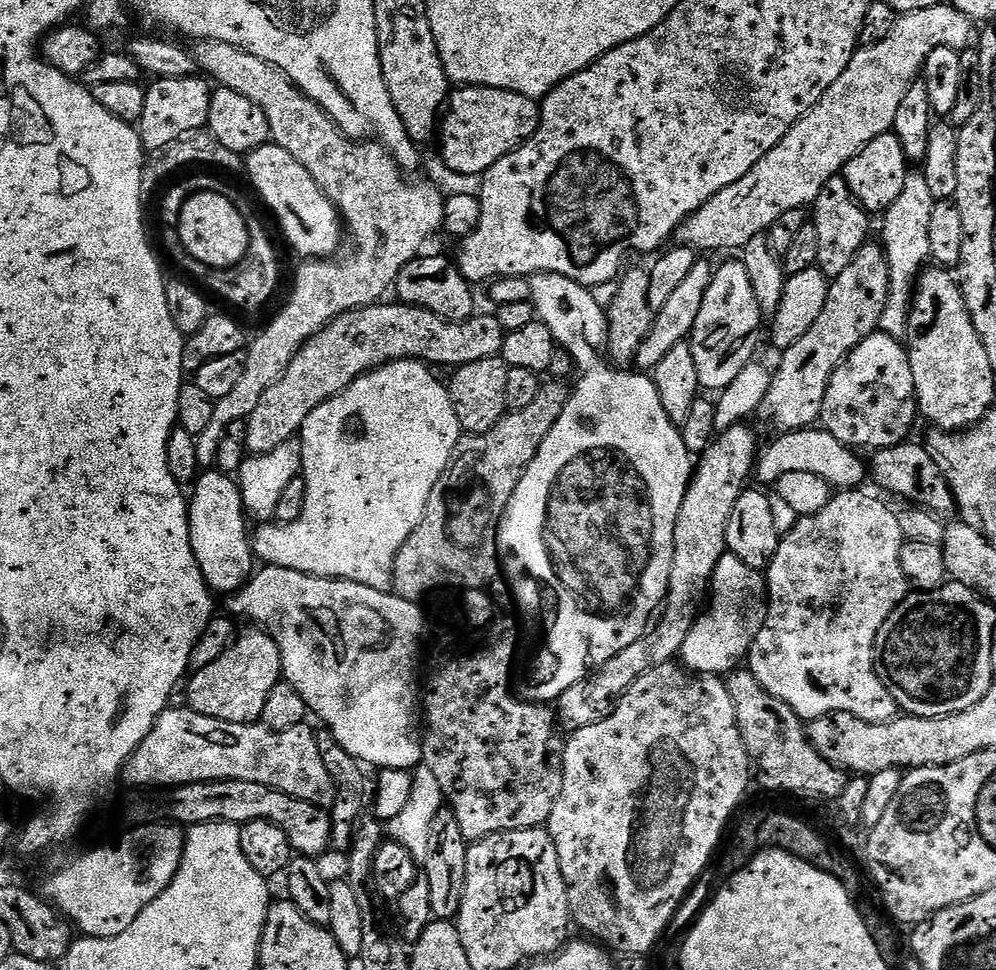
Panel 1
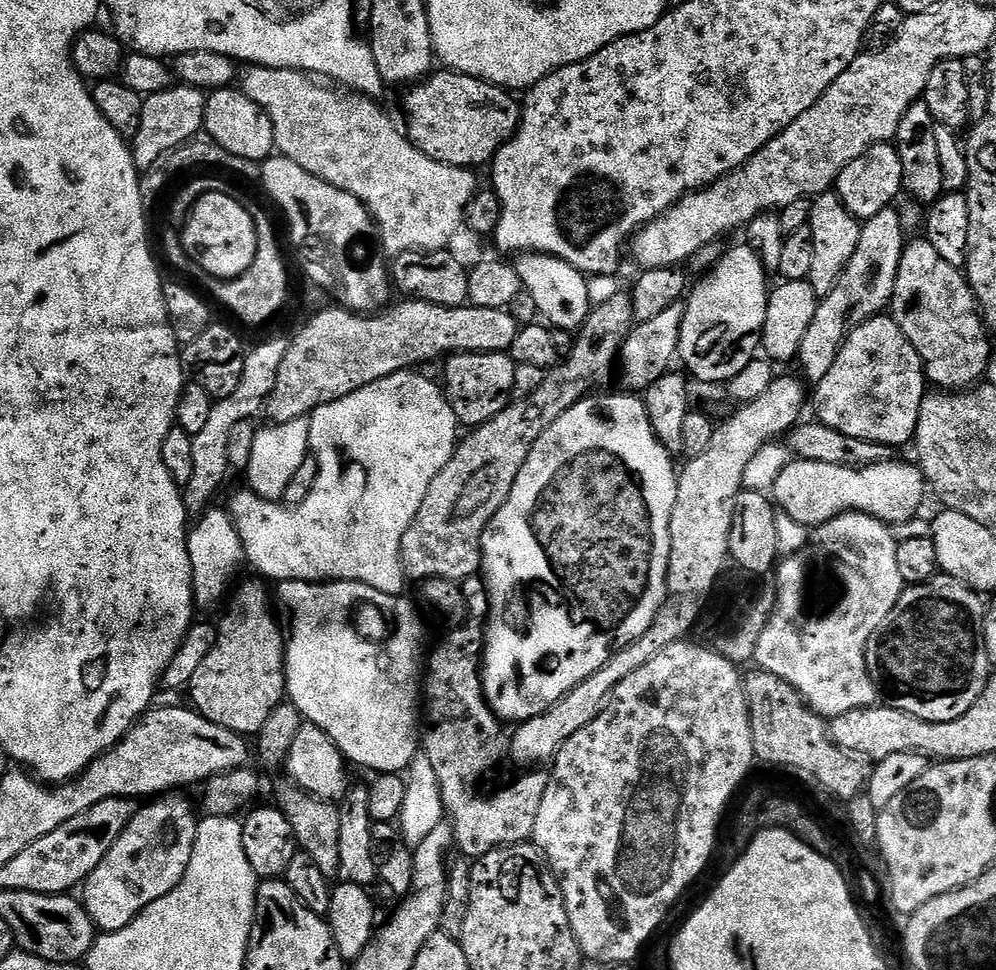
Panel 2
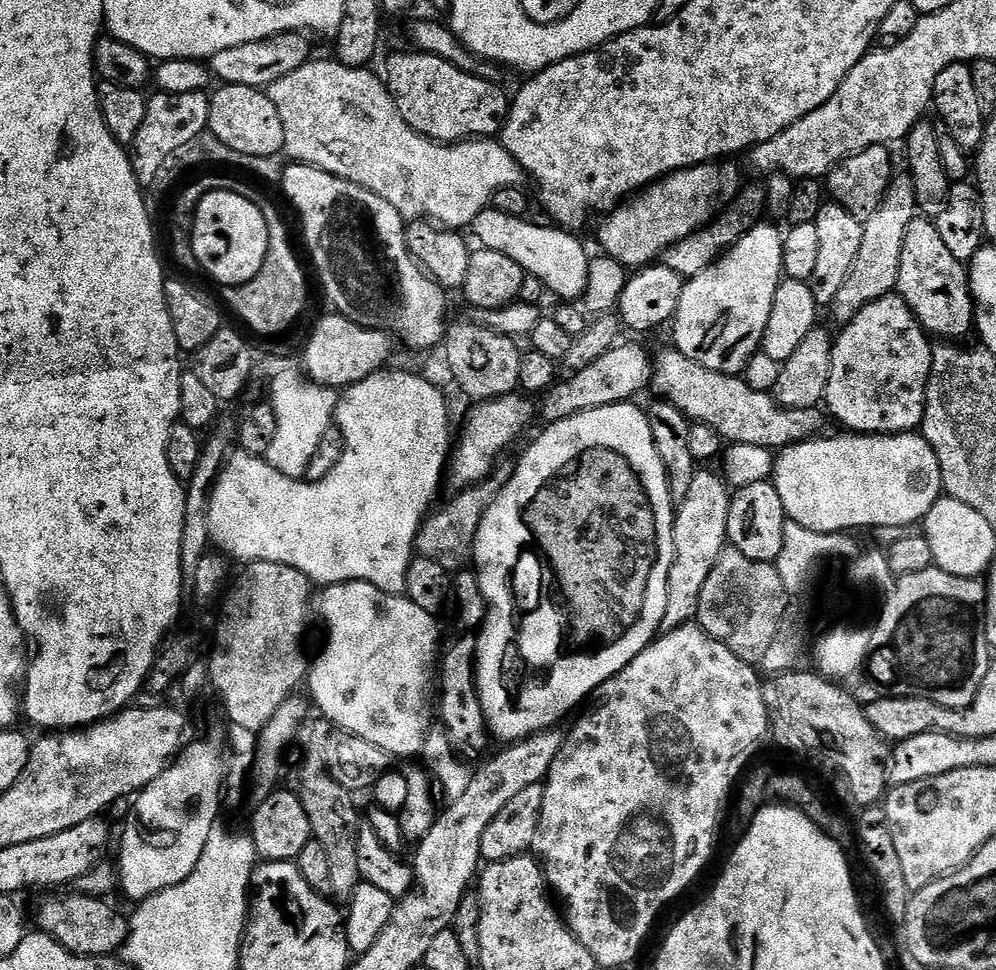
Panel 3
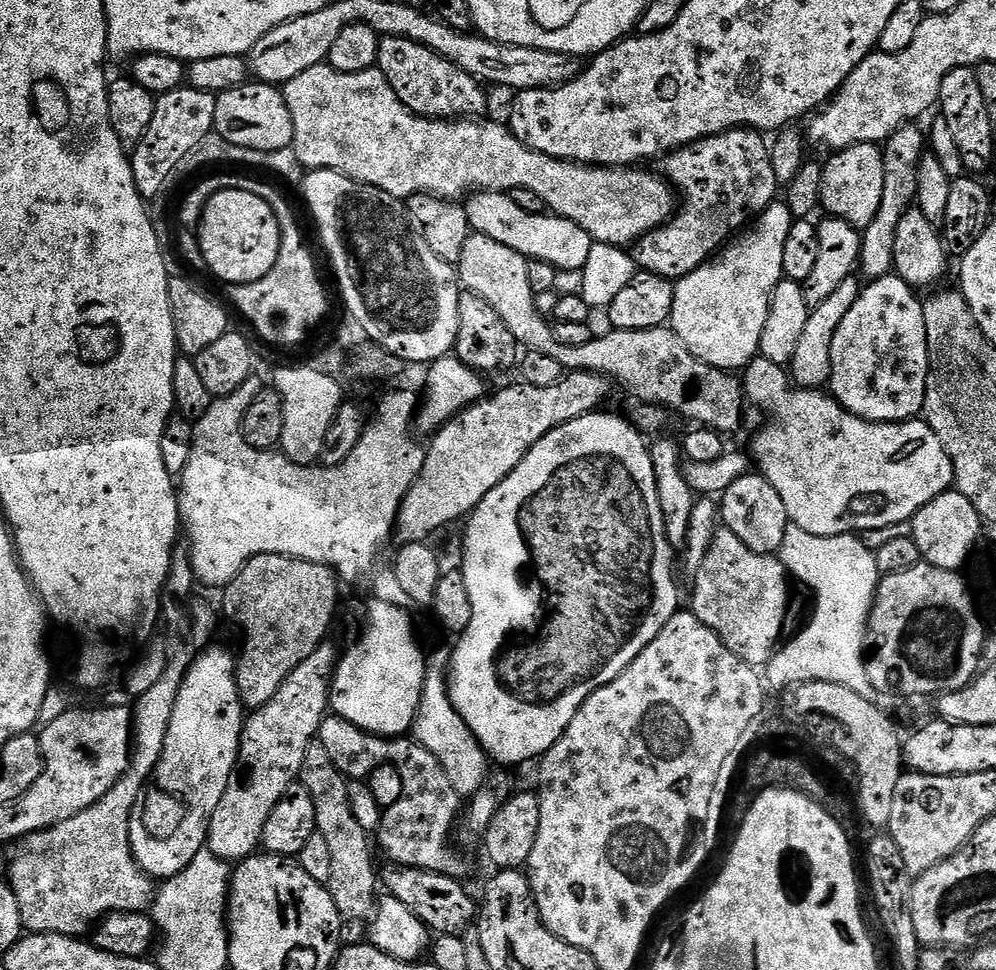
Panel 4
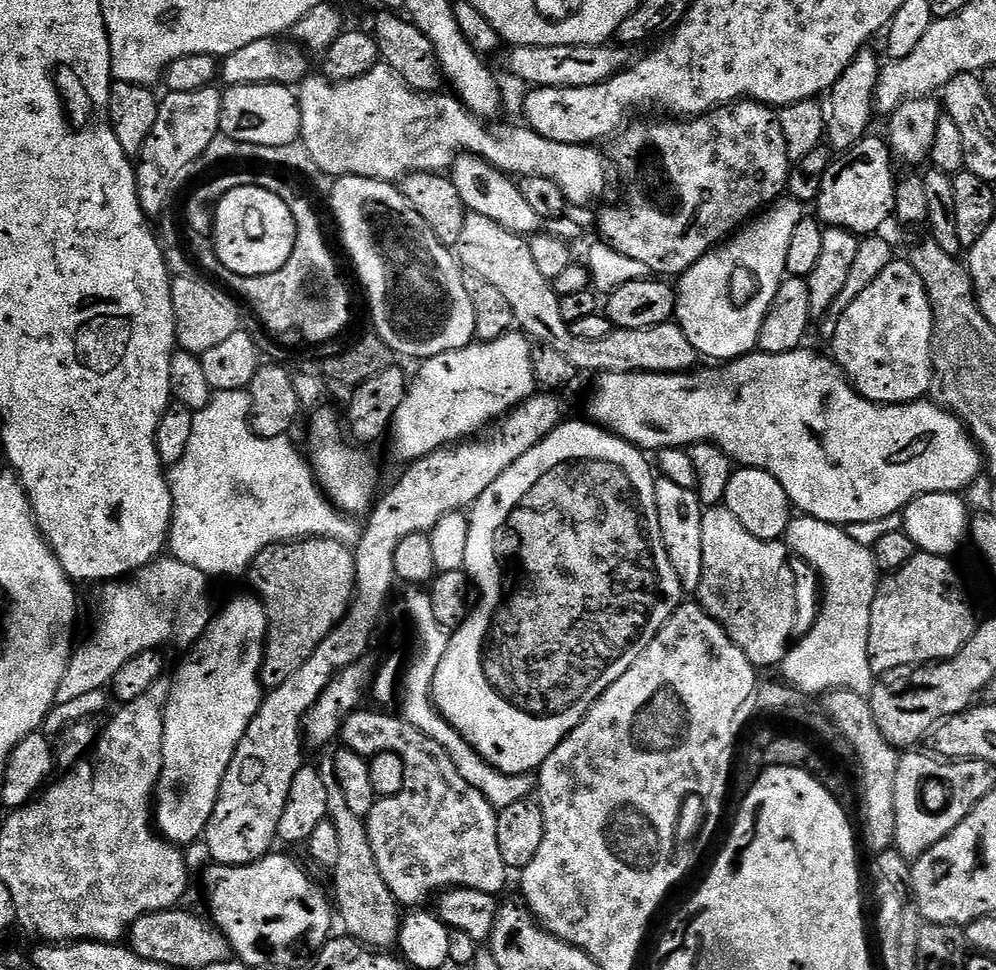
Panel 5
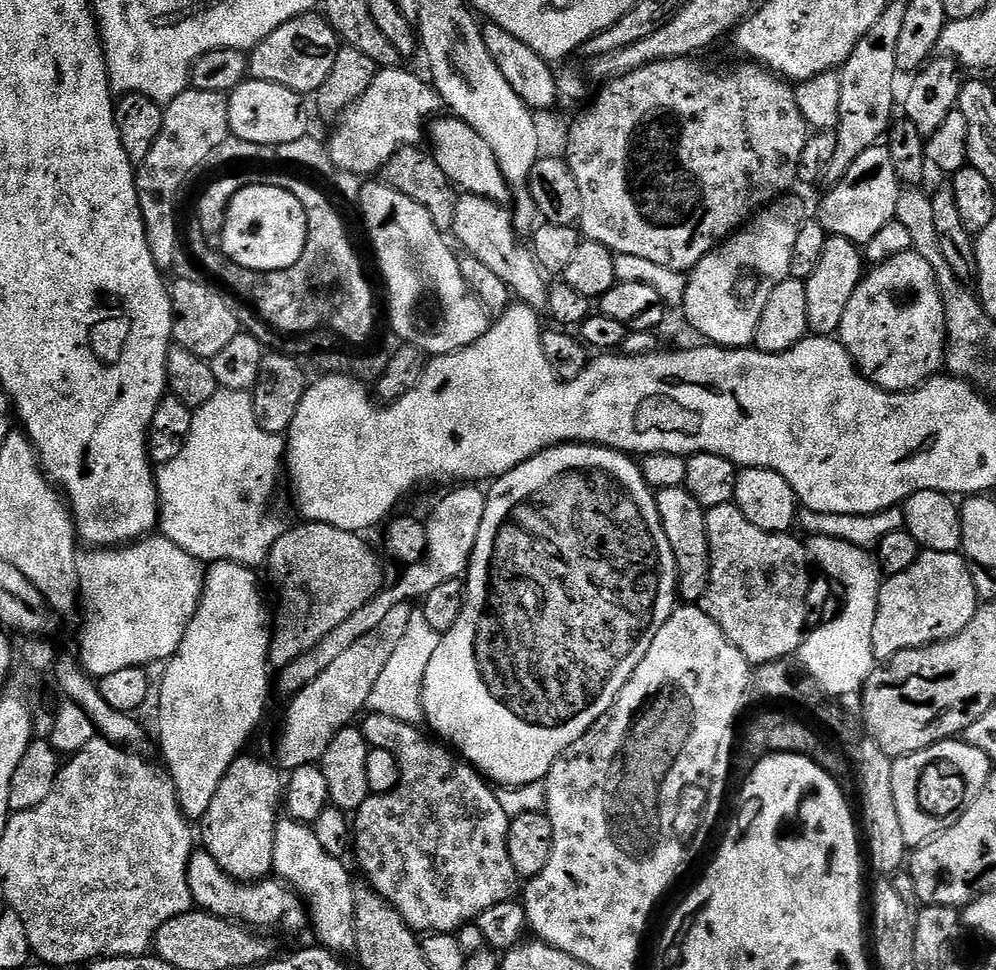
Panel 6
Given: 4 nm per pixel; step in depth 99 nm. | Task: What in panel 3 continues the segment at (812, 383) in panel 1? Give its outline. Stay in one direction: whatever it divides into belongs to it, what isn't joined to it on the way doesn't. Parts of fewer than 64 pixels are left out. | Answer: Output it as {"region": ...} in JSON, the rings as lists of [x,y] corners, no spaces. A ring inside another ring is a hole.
{"region":[[[907,174],[893,175],[888,184],[882,202],[878,202],[878,210],[863,221],[862,247],[854,258],[854,267],[846,282],[838,289],[838,298],[830,306],[832,316],[837,325],[850,323],[856,315],[870,302],[878,302],[878,298],[891,296],[896,292],[898,270],[902,266],[902,242],[906,239],[906,226],[918,219],[918,209],[914,198],[914,182]]]}

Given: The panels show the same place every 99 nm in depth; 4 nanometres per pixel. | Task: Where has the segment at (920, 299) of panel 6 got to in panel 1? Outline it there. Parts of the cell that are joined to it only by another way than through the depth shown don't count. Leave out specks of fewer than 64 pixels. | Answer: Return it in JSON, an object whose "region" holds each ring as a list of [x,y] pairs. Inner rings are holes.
{"region":[[[877,330],[870,334],[870,338],[858,342],[858,346],[854,346],[854,350],[841,362],[838,370],[834,370],[826,386],[826,398],[822,398],[819,423],[823,431],[834,434],[838,442],[847,444],[853,450],[875,450],[905,443],[911,437],[908,435],[912,432],[915,420],[918,420],[918,409],[908,349],[897,337]]]}

